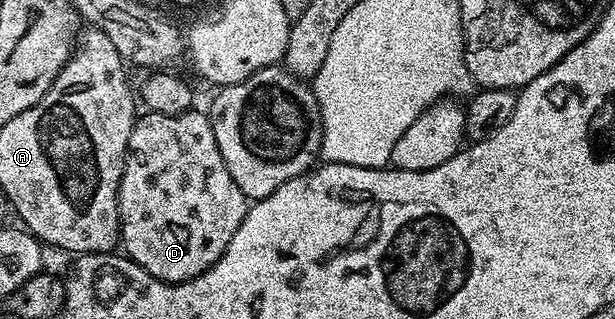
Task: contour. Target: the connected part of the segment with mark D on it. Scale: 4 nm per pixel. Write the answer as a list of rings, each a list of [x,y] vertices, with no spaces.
[[[189,110],[182,114],[158,114],[157,112],[145,111],[132,127],[130,142],[128,143],[128,157],[124,163],[122,182],[118,190],[118,206],[120,207],[120,244],[129,260],[134,261],[142,270],[154,274],[154,278],[164,280],[168,284],[181,284],[183,280],[193,280],[198,274],[202,274],[210,266],[222,258],[226,246],[230,246],[230,238],[242,226],[250,207],[248,197],[238,190],[238,182],[230,178],[230,170],[226,170],[226,162],[222,162],[222,150],[218,150],[218,142],[214,138],[212,121],[207,115],[204,116],[197,110]]]

